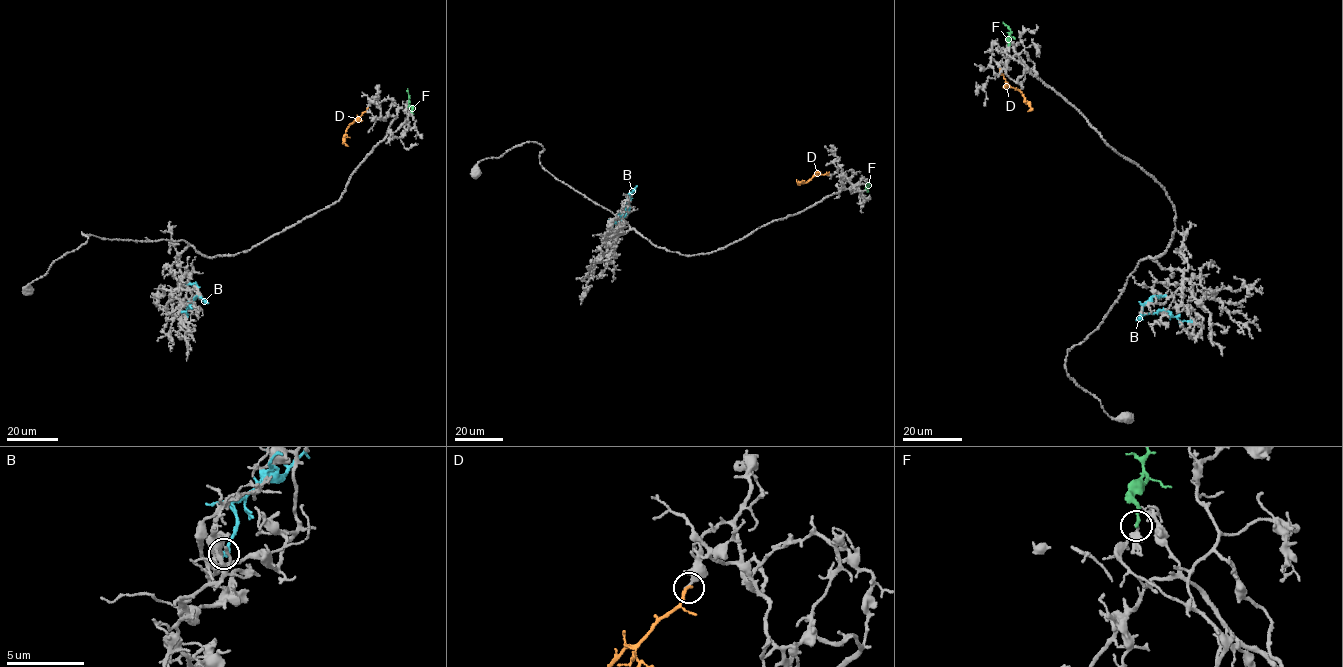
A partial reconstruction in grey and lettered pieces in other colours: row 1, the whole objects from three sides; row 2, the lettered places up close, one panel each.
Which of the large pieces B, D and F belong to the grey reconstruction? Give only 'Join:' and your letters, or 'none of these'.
Join: none of these

